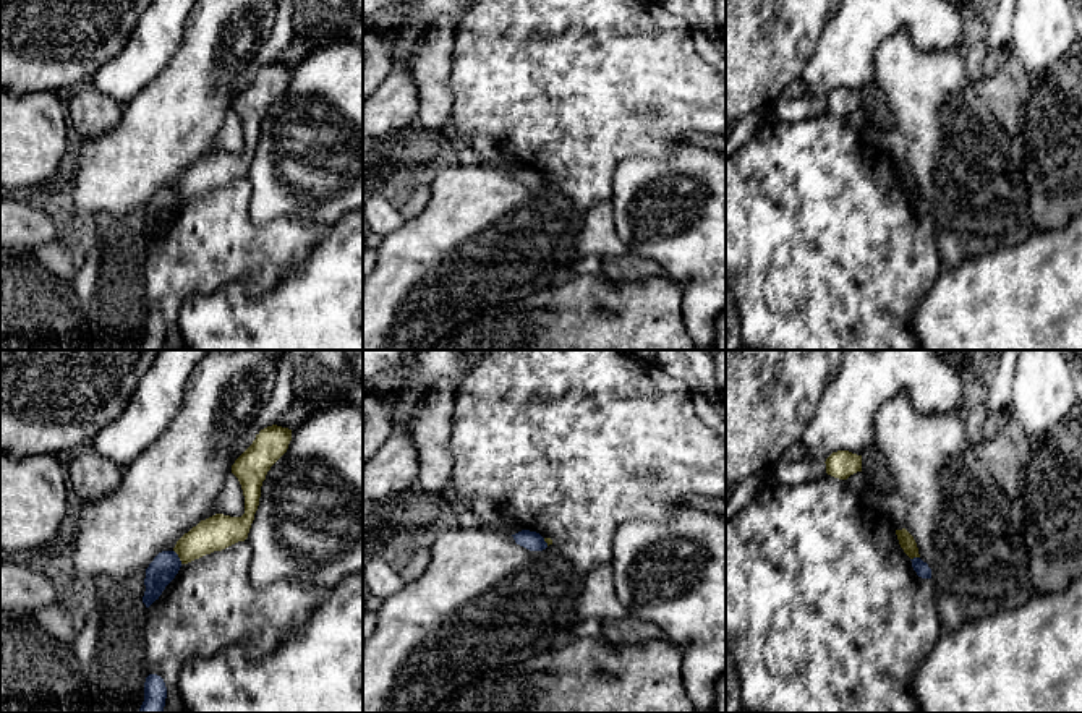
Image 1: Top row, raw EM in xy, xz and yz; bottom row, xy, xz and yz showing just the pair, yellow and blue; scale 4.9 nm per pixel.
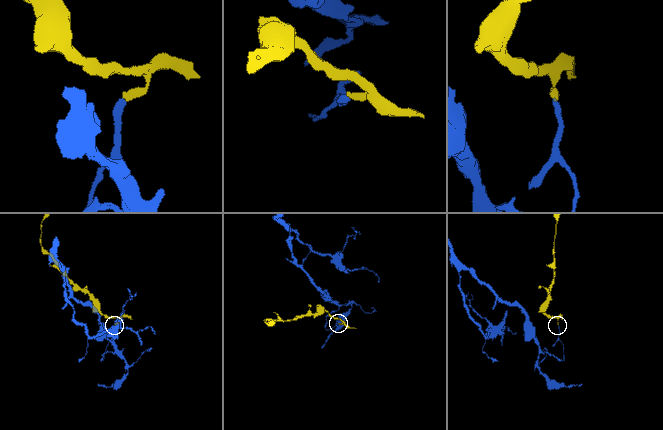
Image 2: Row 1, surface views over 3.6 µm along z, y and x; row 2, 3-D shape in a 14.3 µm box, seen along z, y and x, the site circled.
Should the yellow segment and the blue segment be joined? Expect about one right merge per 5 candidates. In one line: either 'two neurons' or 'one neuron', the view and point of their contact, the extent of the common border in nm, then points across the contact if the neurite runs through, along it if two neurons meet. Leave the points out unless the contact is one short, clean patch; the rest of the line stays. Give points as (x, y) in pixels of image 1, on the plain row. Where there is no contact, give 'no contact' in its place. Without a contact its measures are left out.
two neurons; meets yellow in xy at (178, 193); contact 80 nm long; border along xy (174, 187), (182, 200)

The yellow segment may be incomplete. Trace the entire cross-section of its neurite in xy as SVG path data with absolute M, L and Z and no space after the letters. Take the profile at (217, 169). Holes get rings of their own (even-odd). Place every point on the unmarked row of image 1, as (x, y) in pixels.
M277 62L256 71L253 81L232 102L232 110L243 126L245 151L241 154L215 151L201 157L173 185L181 201L222 188L248 175L259 143L262 118L270 104L287 89L290 78L292 66Z

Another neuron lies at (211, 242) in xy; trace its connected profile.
M238 178L188 201L181 201L175 216L147 245L143 274L147 313L157 311L167 324L164 350L188 350L177 318L186 298L211 295L232 284L245 287L248 295L270 292L292 266L300 266L321 243L329 227L295 217L277 217L256 225L249 217L251 183Z

